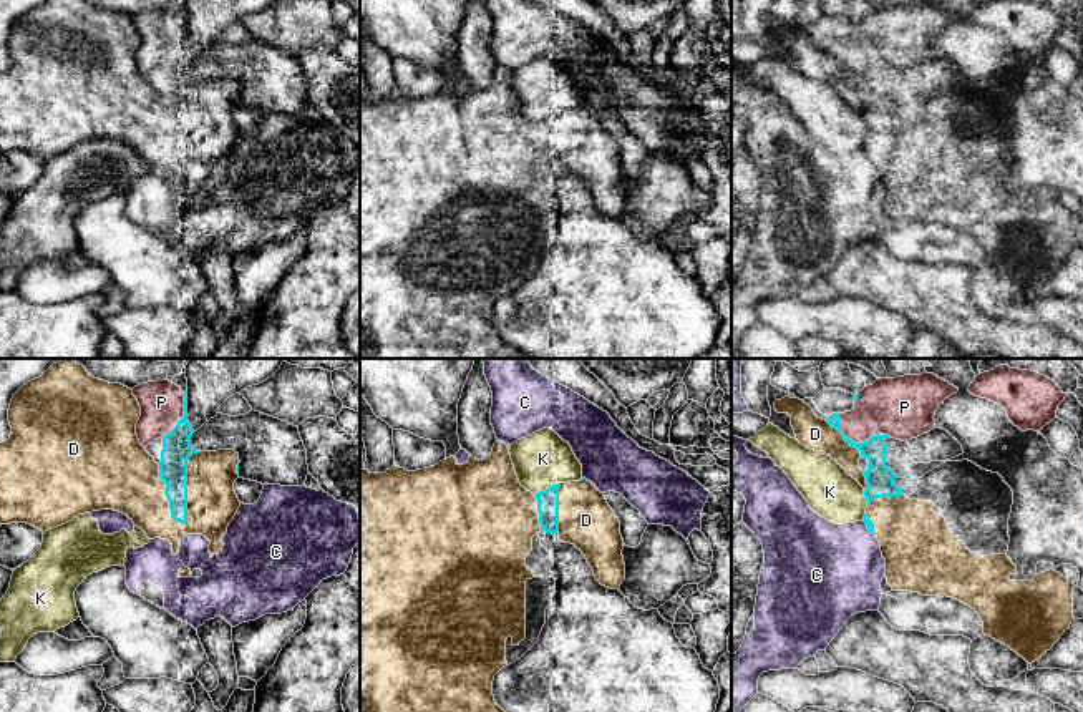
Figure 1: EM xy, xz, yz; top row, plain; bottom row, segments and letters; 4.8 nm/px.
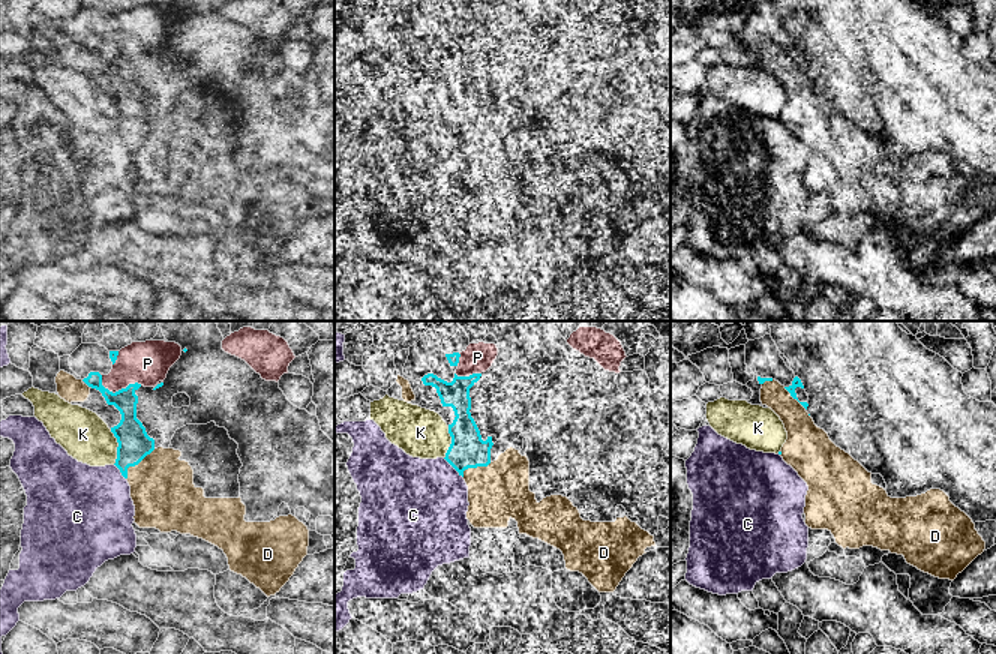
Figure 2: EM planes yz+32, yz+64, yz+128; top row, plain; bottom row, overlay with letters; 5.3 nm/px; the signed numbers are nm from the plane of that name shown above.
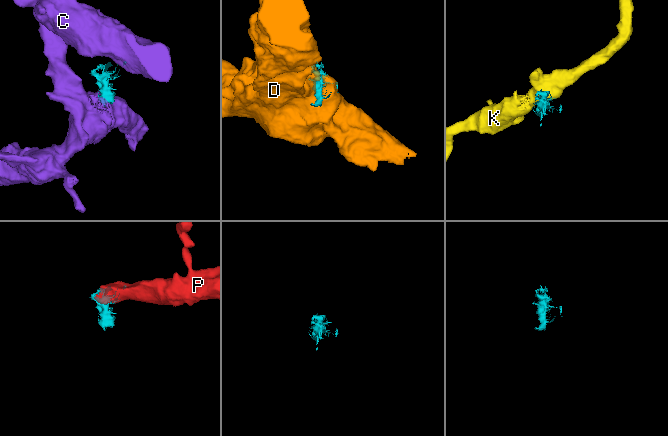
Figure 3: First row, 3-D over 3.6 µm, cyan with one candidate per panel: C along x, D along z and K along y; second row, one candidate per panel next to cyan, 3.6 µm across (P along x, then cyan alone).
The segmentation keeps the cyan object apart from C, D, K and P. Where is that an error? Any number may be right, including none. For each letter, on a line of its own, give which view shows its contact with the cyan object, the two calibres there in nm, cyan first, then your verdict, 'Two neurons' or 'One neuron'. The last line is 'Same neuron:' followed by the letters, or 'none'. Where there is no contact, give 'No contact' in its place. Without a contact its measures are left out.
C: Touches cyan in yz. Thickness 40 nm (cyan) against 440 nm. Two neurons
D: Touches cyan in xy. Thickness 140 nm (cyan) against 280 nm. Two neurons
K: Touches cyan in xz. Thickness 110 nm (cyan) against 260 nm. Two neurons
P: Touches cyan in yz. Thickness 140 nm (cyan) against 280 nm. Two neurons
Same neuron: none

